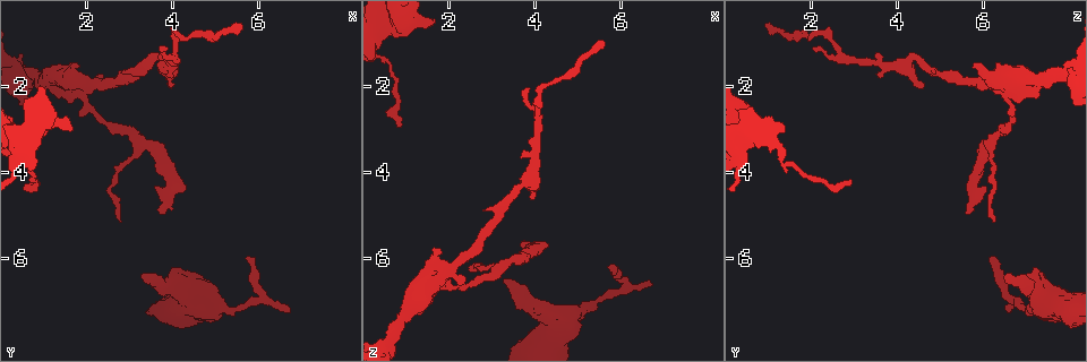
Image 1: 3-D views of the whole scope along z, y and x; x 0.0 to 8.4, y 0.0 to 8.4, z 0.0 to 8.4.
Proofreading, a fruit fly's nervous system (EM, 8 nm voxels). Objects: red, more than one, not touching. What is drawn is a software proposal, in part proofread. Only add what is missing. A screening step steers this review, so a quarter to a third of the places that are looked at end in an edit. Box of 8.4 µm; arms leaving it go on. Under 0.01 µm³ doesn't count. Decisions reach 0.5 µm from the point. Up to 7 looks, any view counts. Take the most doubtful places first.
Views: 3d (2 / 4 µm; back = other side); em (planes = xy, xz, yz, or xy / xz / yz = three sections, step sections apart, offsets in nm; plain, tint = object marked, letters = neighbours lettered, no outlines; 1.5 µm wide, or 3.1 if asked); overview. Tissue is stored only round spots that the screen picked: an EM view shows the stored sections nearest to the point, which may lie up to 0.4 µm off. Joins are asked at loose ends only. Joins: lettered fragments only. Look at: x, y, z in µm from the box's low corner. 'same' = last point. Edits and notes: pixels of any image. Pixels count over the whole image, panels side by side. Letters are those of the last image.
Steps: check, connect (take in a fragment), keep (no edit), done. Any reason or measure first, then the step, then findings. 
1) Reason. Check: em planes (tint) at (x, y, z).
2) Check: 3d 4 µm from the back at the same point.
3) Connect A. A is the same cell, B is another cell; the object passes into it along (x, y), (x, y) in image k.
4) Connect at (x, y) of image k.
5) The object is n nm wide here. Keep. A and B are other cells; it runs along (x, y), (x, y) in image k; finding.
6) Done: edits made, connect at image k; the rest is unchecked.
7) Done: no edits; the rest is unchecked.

An open end. Check: em planes (tint) at (5.75, 5.95, 6.15).

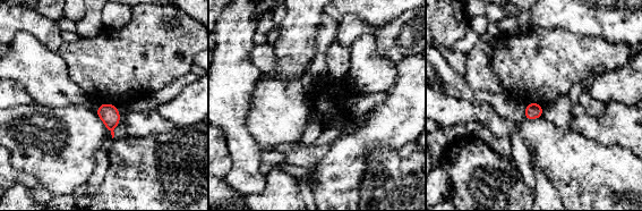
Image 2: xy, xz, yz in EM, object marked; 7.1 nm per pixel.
Check: em planes (letters) at the same point.

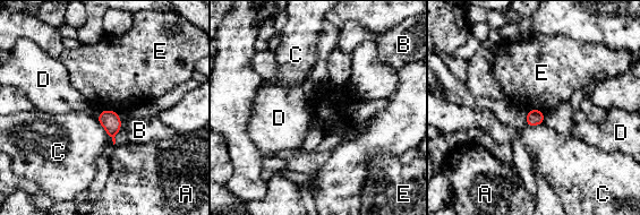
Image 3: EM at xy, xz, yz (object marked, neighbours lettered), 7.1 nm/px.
Keep. A, B, C, D and E are other cells; a border runs along (103, 109), (117, 112) in image 3; no lettered fragment goes on from it.

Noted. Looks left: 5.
Stops while still wide. Check: em xy step 8 (tint) at (1.80, 1.60, 5.80).

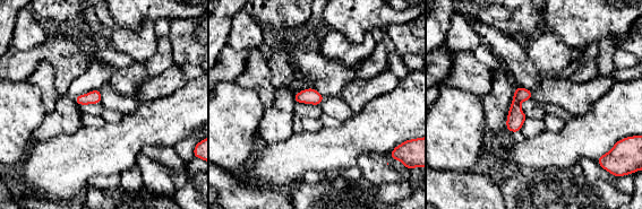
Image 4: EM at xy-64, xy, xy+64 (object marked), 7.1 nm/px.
Cut it another way. Check: em planes (letters) at the same point.

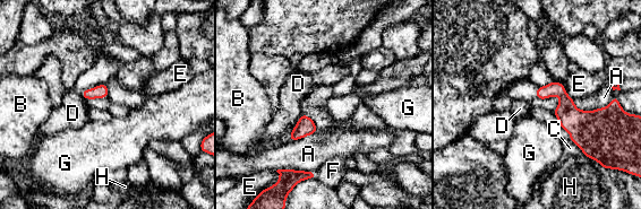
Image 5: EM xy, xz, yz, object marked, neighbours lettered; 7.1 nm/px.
Keep. A, B, C, D, E, F, G and H are other cells; a border runs along (561, 83), (565, 92), (573, 99) in image 5; none of them fits.

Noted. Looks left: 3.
Thin end. Check: em yz step 4 (letters) at (2.75, 5.15, 6.25).

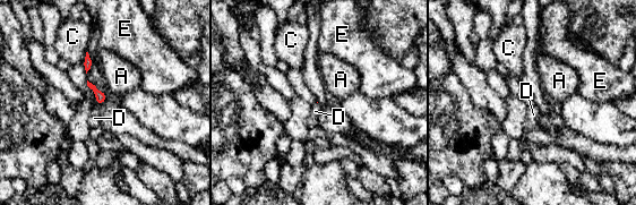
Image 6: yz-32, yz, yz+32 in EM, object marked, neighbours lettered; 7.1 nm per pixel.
Cut it another way. Check: em planes (letters) at the same point.

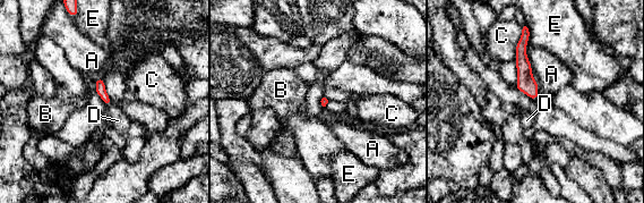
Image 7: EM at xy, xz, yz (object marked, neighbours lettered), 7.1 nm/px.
The longest contact is with A, 280 nm. Connect at (118, 120) of image 7. D is the same cell, A, B, C and E are other cells; it goes on there.

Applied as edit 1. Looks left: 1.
Done: edits made, connect at image 7; the rest is unchecked.

